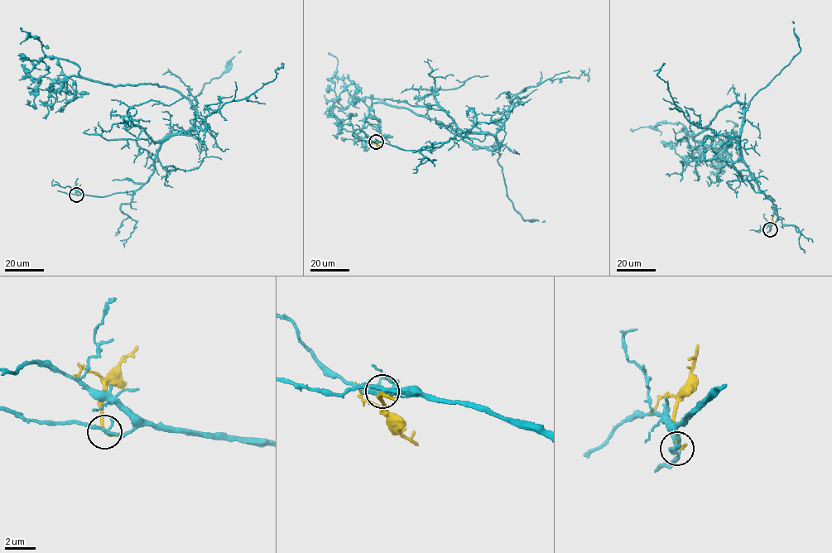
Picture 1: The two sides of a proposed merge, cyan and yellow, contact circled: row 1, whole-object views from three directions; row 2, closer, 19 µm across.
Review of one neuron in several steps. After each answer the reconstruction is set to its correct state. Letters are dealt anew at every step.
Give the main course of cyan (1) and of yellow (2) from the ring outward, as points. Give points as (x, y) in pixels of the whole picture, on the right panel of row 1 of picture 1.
1: (770, 229), (776, 204), (743, 158), (743, 105), (694, 136), (682, 128), (693, 153), (661, 141)
2: (770, 229), (772, 216)

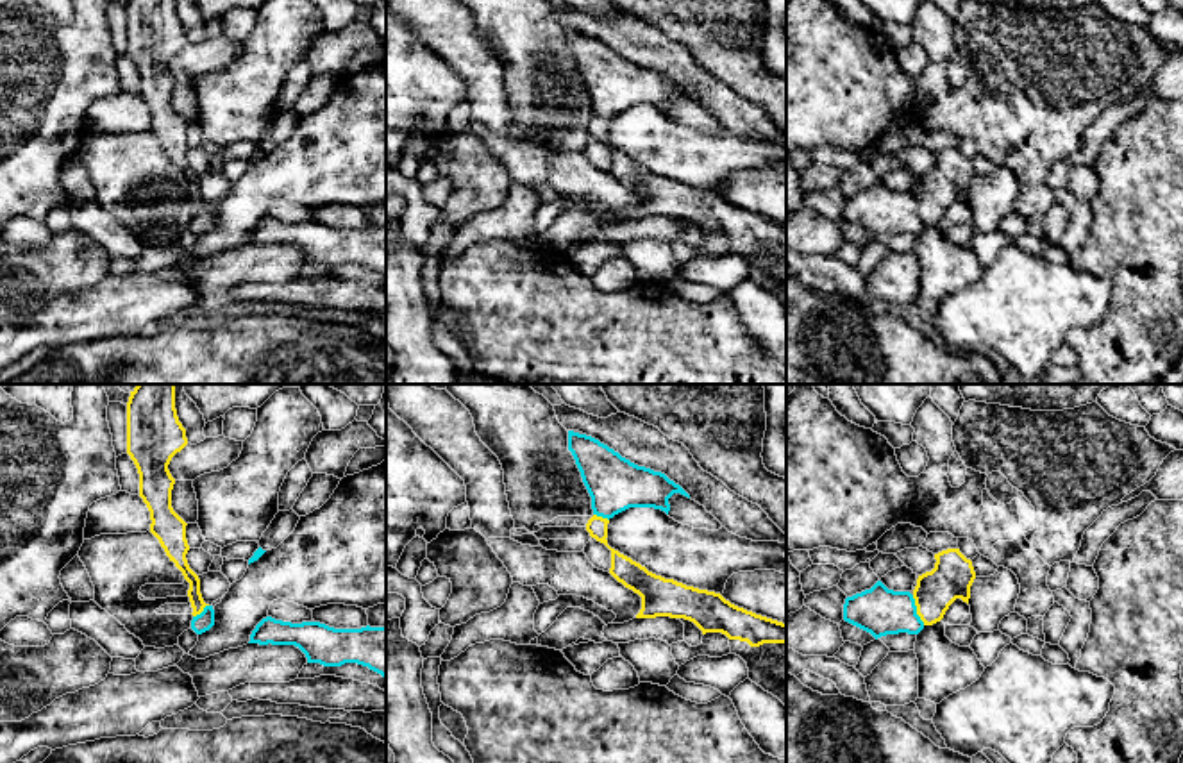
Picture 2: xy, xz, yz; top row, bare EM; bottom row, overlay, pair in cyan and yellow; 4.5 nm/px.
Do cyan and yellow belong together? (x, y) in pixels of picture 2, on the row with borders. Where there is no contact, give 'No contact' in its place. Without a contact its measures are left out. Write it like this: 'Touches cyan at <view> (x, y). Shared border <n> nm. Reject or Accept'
Touches cyan at yz (915, 610). Shared border 150 nm. Reject

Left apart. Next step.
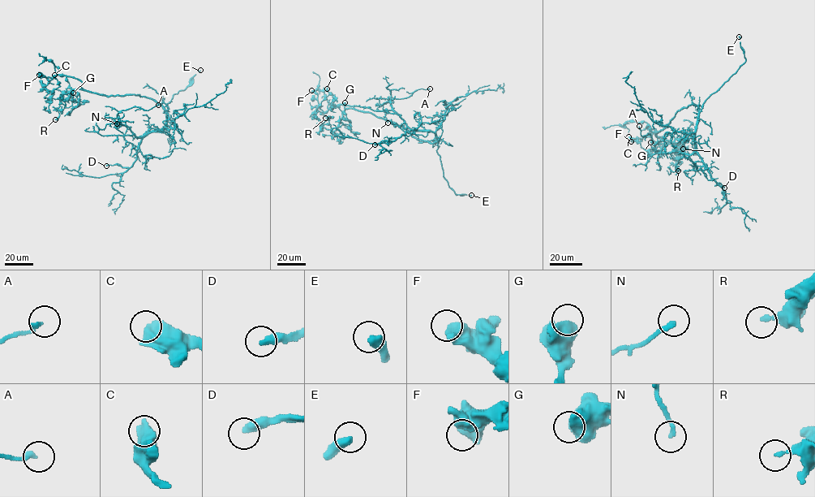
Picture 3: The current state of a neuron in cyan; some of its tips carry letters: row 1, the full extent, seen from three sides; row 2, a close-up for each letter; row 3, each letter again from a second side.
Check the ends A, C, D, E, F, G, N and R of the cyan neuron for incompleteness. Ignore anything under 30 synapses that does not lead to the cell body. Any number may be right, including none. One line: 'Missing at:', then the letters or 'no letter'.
Missing at: D, E

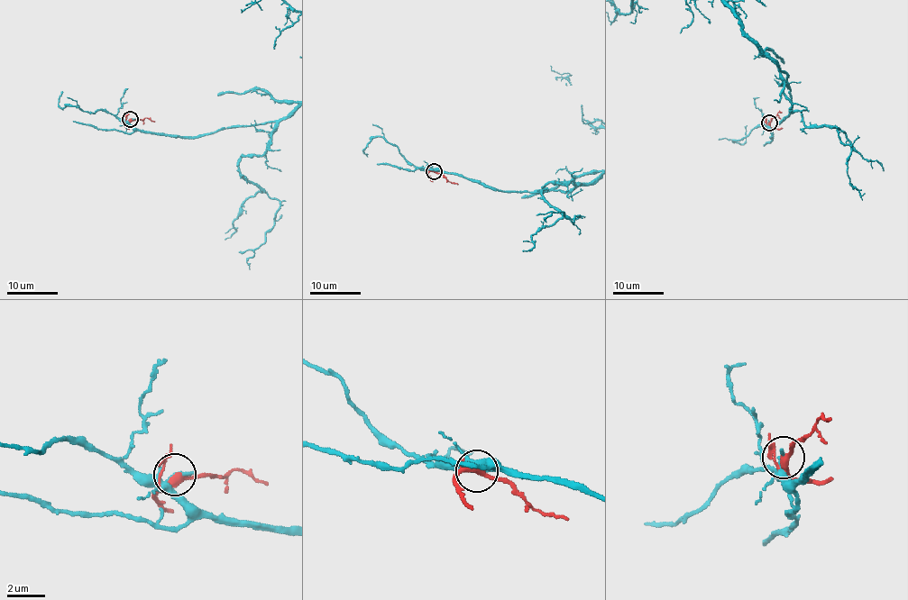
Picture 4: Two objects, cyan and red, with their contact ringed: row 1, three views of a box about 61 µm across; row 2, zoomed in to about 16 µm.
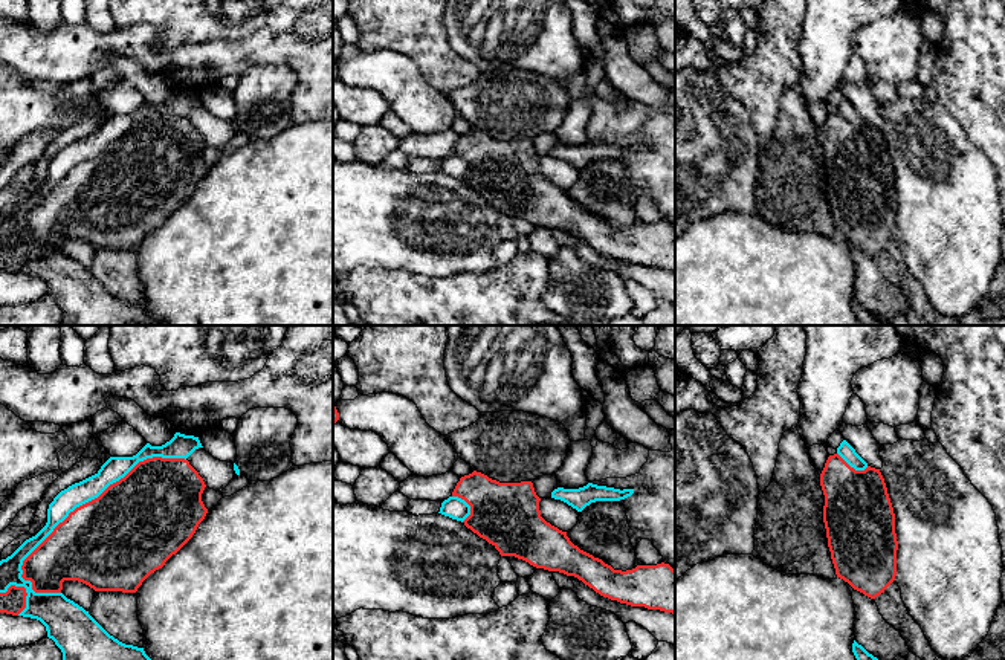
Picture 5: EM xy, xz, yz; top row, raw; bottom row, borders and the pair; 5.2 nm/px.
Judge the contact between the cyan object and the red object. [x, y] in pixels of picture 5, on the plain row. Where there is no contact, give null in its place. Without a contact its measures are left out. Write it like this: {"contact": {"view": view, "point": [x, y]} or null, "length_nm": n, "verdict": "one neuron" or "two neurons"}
{"contact": {"view": "xy", "point": [95, 155]}, "length_nm": 1050, "verdict": "two neurons"}

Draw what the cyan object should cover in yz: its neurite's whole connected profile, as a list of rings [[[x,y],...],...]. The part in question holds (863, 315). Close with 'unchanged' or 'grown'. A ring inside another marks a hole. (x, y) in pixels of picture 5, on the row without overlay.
[[[855,298],[852,301],[852,310],[857,316],[857,325],[890,325],[887,321],[878,318],[872,312],[869,312],[861,302]]] | unchanged

